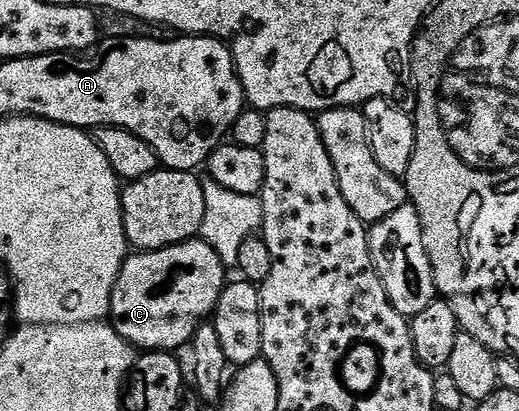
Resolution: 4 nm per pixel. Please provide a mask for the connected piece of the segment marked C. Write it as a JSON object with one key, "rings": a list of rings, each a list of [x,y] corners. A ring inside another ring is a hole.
{"rings":[[[201,238],[186,240],[156,252],[140,252],[128,255],[121,274],[113,286],[111,295],[111,322],[117,334],[131,343],[136,350],[174,353],[175,348],[190,345],[193,334],[214,313],[223,289],[228,283],[228,269],[221,262],[217,250]]]}

